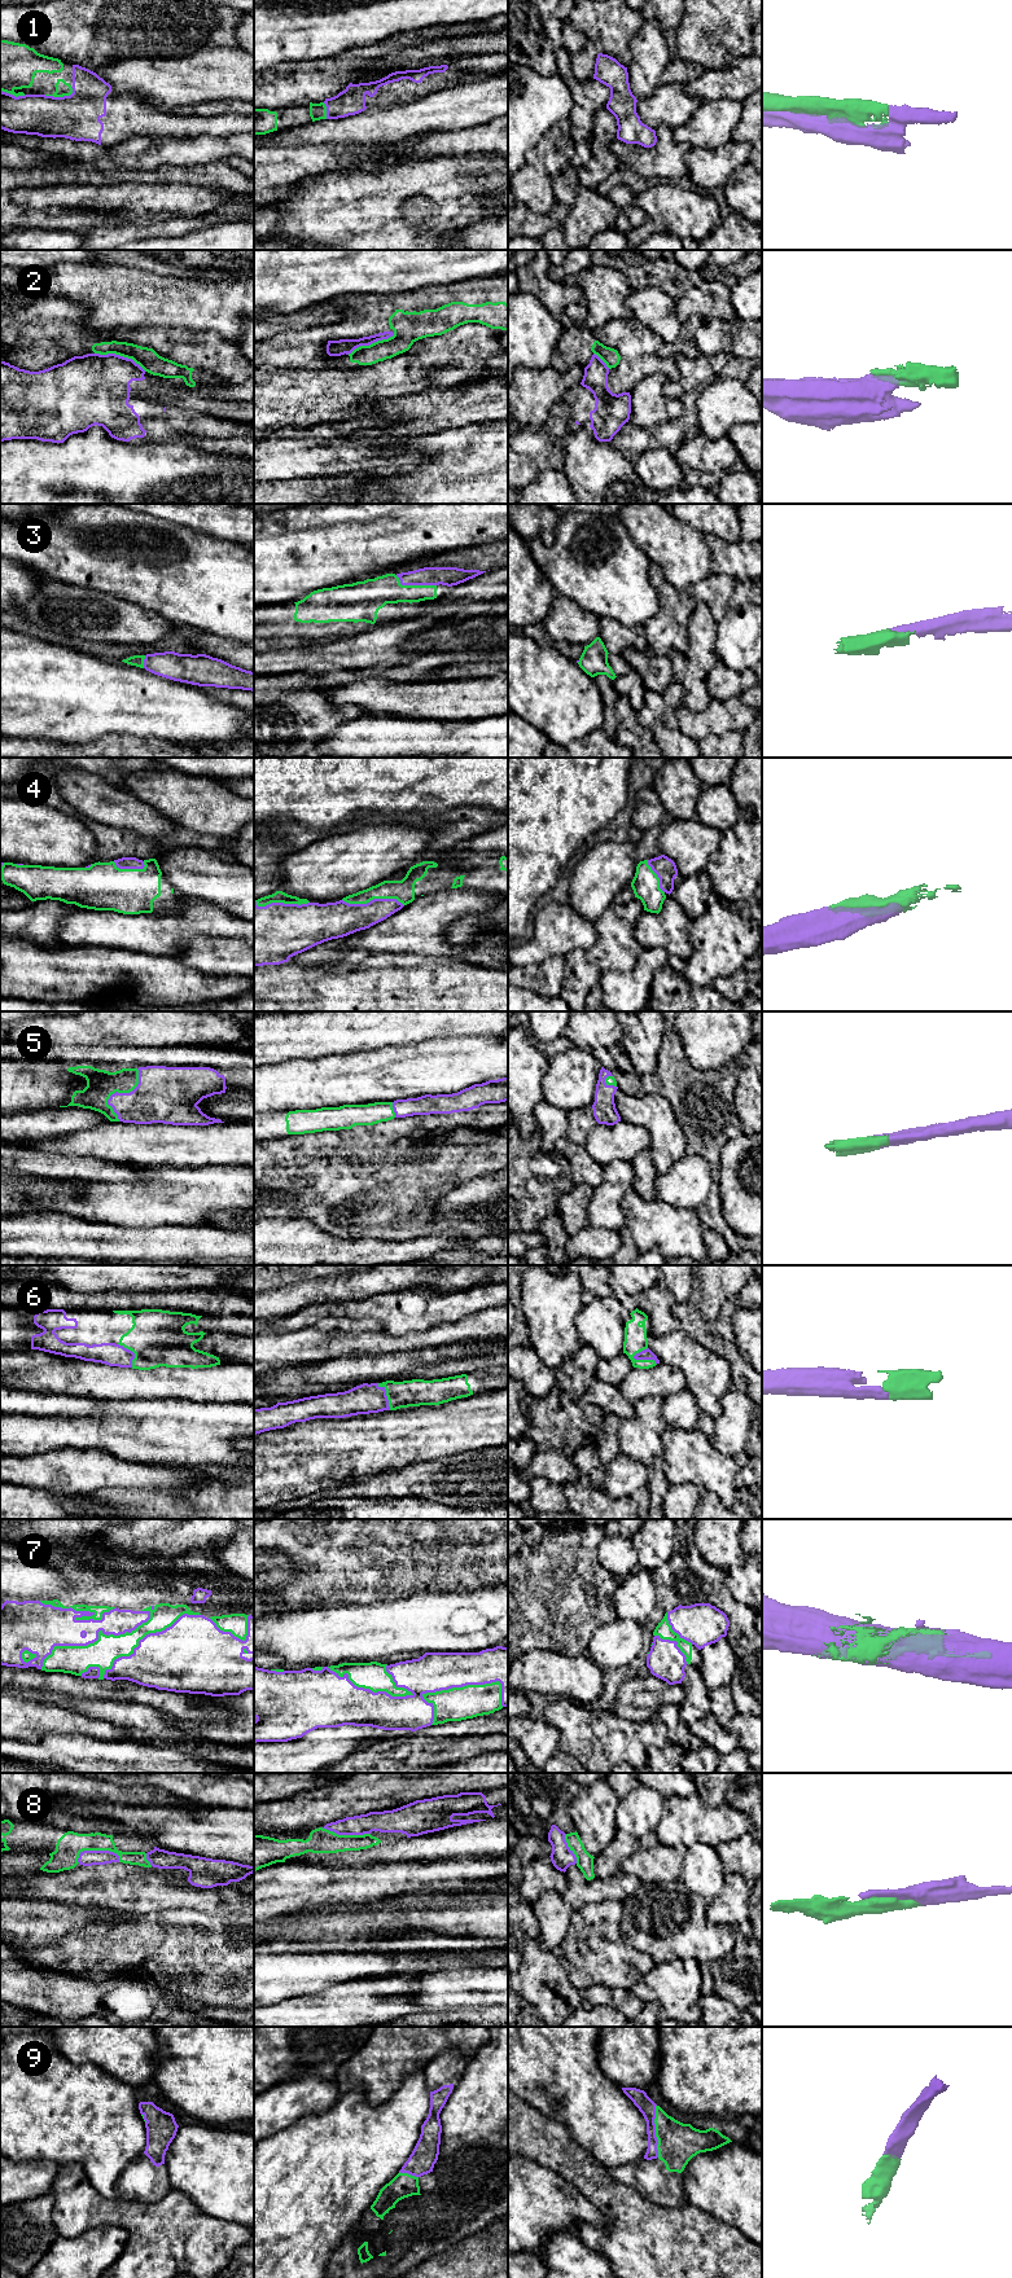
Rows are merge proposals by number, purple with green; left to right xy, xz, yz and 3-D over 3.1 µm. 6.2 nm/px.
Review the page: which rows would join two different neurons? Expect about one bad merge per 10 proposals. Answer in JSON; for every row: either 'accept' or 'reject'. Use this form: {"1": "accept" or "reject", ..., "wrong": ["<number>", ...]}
{"1": "accept", "2": "reject", "3": "accept", "4": "accept", "5": "accept", "6": "accept", "7": "accept", "8": "accept", "9": "accept", "wrong": ["2"]}

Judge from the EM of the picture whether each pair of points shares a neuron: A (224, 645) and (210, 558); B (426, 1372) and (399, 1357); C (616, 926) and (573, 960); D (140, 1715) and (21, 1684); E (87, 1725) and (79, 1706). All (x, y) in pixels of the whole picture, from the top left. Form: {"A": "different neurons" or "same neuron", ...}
{"A": "different neurons", "B": "different neurons", "C": "same neuron", "D": "different neurons", "E": "different neurons"}

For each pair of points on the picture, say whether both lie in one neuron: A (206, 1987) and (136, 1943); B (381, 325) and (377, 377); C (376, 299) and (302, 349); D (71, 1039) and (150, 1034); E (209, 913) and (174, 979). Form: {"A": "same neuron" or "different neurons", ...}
{"A": "same neuron", "B": "different neurons", "C": "same neuron", "D": "same neuron", "E": "different neurons"}

